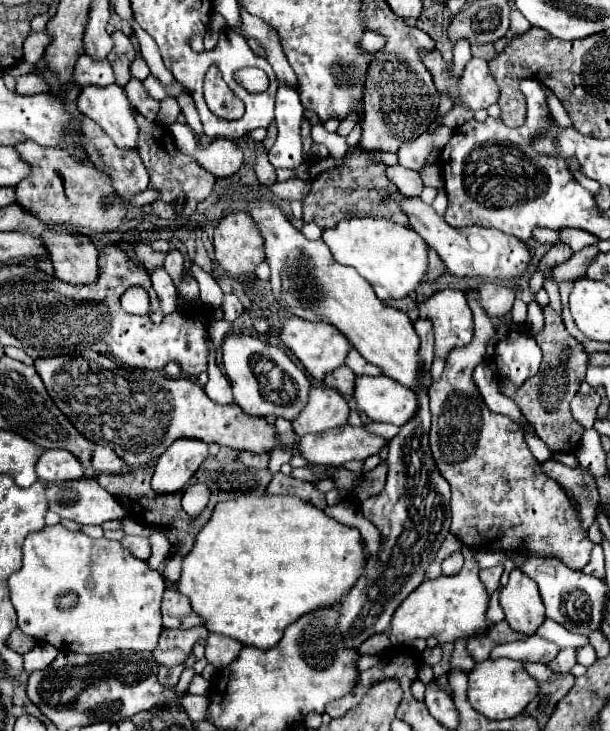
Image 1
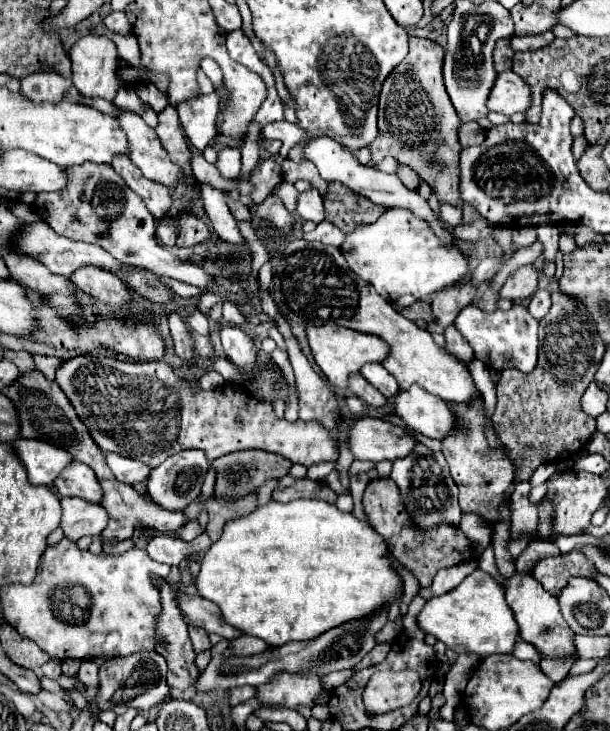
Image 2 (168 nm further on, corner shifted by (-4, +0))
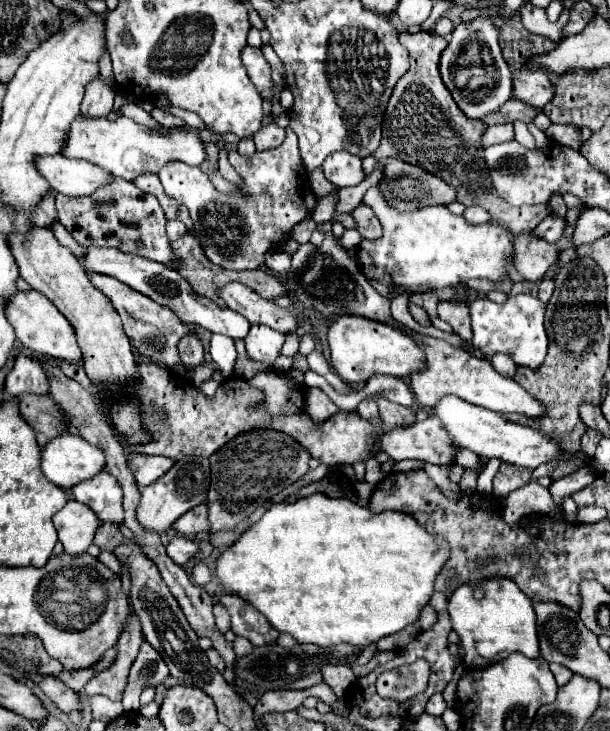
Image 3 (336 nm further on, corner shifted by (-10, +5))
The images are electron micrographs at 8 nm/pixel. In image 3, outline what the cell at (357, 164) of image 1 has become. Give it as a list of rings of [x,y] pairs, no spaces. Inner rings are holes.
[[[364,202],[358,204],[358,208],[352,210],[352,216],[354,216],[356,228],[362,234],[362,238],[374,240],[374,238],[380,238],[382,236],[382,226],[380,226],[380,222],[378,222],[378,218],[372,212],[370,206],[366,206]]]

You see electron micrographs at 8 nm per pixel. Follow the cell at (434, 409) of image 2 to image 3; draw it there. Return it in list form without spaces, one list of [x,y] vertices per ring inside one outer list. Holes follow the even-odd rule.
[[[442,396],[438,400],[436,406],[432,406],[432,414],[436,418],[440,418],[440,422],[444,424],[446,432],[452,436],[454,444],[460,448],[468,448],[472,452],[476,452],[478,456],[486,456],[486,458],[500,458],[504,462],[516,464],[516,466],[526,466],[526,468],[536,468],[542,462],[548,462],[552,458],[560,460],[560,466],[552,472],[552,480],[564,478],[566,474],[570,474],[574,468],[568,464],[568,454],[562,452],[556,444],[556,440],[552,440],[550,436],[540,434],[534,428],[516,424],[506,420],[502,414],[496,414],[492,410],[484,410],[480,406],[468,404],[456,396]]]

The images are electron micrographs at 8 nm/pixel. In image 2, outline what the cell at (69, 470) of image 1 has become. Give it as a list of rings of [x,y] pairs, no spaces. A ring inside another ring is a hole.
[[[74,461],[70,469],[64,469],[58,481],[54,481],[54,487],[62,497],[80,497],[88,503],[102,503],[102,487],[96,473],[80,461]]]

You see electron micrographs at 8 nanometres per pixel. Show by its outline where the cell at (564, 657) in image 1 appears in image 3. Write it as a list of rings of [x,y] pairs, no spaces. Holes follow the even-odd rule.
[[[550,664],[550,670],[552,670],[552,674],[554,674],[558,686],[566,684],[566,682],[572,678],[572,670],[568,670],[568,668],[560,666],[560,664]]]

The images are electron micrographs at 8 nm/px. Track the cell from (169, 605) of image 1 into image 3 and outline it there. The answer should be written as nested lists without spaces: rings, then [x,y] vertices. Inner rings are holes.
[[[222,594],[220,604],[228,610],[232,620],[232,632],[236,636],[250,640],[256,646],[276,642],[278,632],[268,624],[268,620],[264,620],[264,616],[260,616],[260,612],[248,606],[240,596]]]

